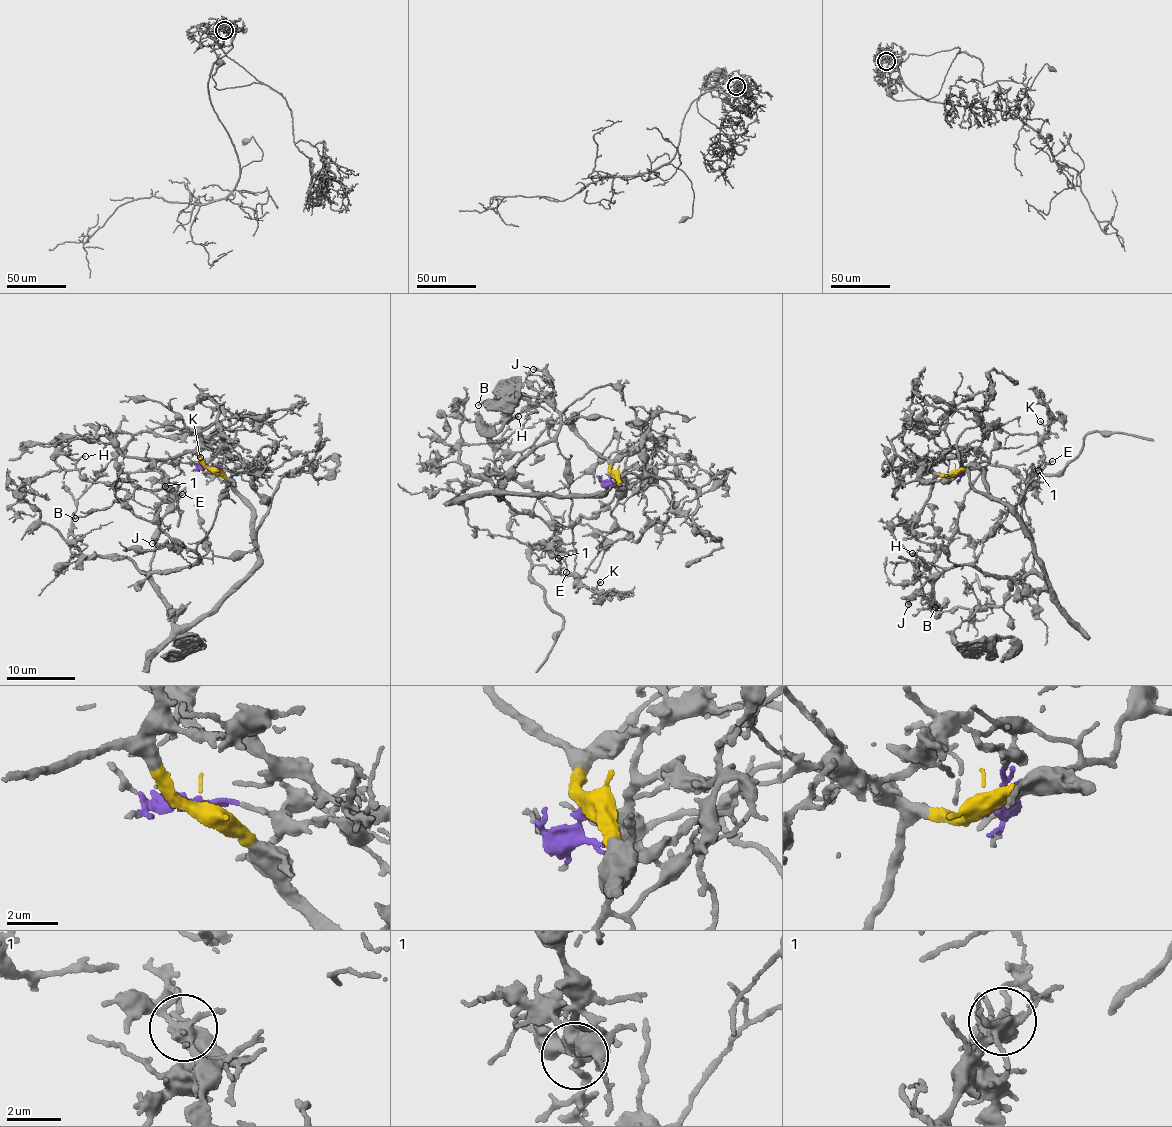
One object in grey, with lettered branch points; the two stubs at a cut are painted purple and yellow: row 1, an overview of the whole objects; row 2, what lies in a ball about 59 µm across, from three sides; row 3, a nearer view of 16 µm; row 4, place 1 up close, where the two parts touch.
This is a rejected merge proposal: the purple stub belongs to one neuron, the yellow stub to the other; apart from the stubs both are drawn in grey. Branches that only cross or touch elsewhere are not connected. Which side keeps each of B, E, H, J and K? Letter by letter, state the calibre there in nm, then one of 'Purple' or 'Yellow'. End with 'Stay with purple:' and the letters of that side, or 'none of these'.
B: Thickness 180 nm. Purple
E: Thickness 140 nm. Purple
H: Thickness 110 nm. Purple
J: Thickness 200 nm. Yellow
K: Thickness 150 nm. Purple
Stay with purple: B, E, H, K

